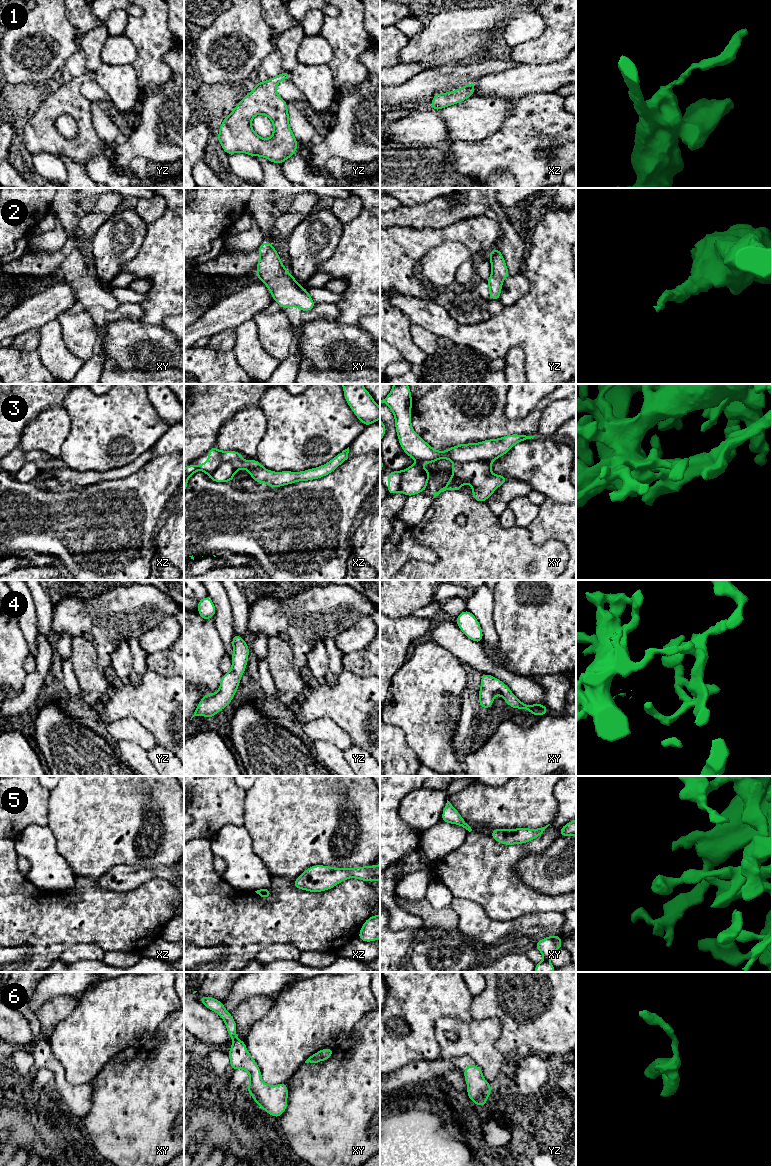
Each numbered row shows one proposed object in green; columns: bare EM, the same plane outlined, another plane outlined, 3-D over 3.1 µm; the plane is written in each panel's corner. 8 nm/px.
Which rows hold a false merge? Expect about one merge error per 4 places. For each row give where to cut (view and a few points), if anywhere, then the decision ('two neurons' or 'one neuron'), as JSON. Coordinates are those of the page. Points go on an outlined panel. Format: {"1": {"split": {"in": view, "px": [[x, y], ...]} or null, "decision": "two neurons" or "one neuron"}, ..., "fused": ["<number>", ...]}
{"1": {"split": null, "decision": "one neuron"}, "2": {"split": null, "decision": "one neuron"}, "3": {"split": null, "decision": "one neuron"}, "4": {"split": null, "decision": "one neuron"}, "5": {"split": null, "decision": "one neuron"}, "6": {"split": null, "decision": "one neuron"}, "fused": []}

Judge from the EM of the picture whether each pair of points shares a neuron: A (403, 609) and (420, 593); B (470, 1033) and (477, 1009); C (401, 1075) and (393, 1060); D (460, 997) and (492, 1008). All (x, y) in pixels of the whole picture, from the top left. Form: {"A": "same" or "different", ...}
{"A": "same", "B": "different", "C": "different", "D": "different"}

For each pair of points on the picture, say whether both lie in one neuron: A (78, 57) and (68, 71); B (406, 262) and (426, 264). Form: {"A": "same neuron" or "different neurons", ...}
{"A": "same neuron", "B": "different neurons"}

